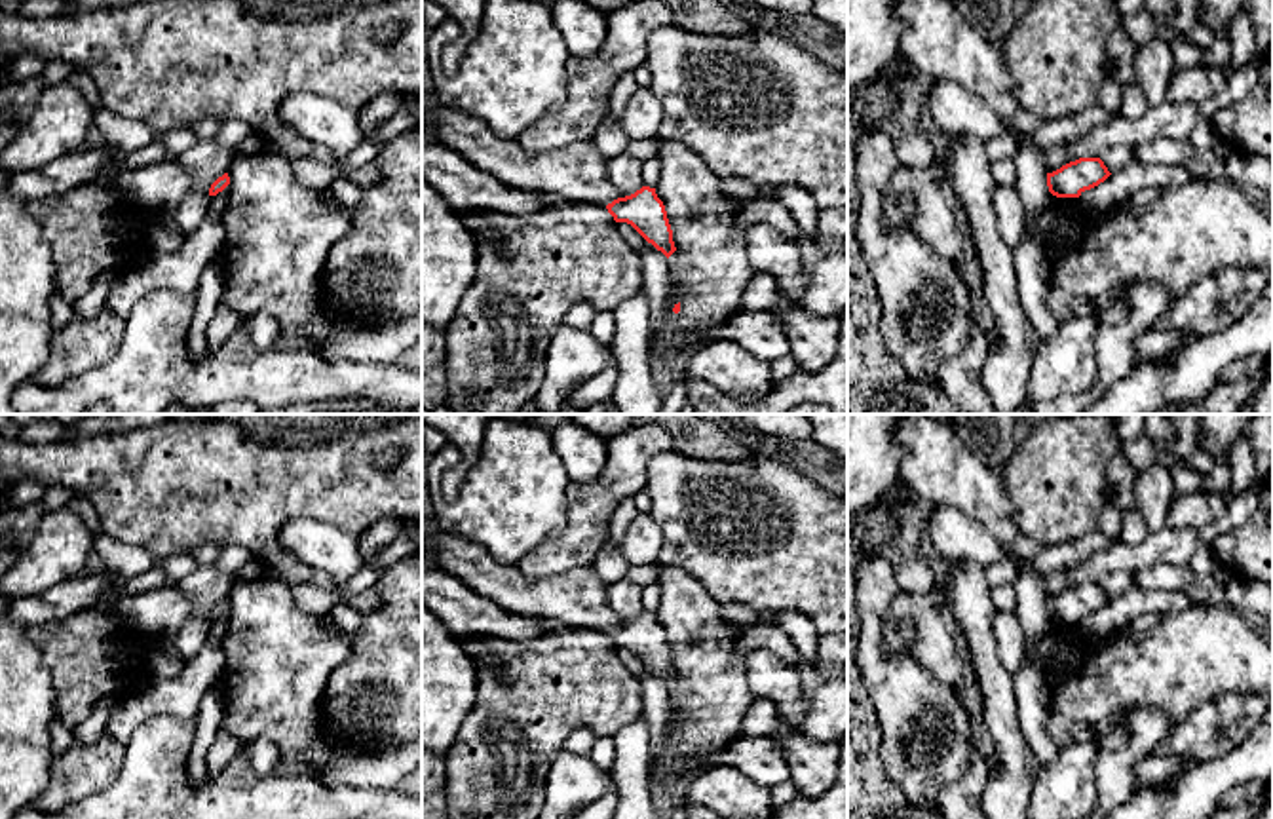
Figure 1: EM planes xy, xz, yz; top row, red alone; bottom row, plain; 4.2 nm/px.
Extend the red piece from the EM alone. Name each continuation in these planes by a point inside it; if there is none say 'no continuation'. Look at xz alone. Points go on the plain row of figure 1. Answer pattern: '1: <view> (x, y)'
1: xz (576, 599)

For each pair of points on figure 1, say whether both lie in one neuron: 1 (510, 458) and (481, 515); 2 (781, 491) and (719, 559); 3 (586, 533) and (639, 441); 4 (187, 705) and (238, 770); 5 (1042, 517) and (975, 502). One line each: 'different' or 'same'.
1: same
2: same
3: same
4: different
5: different

